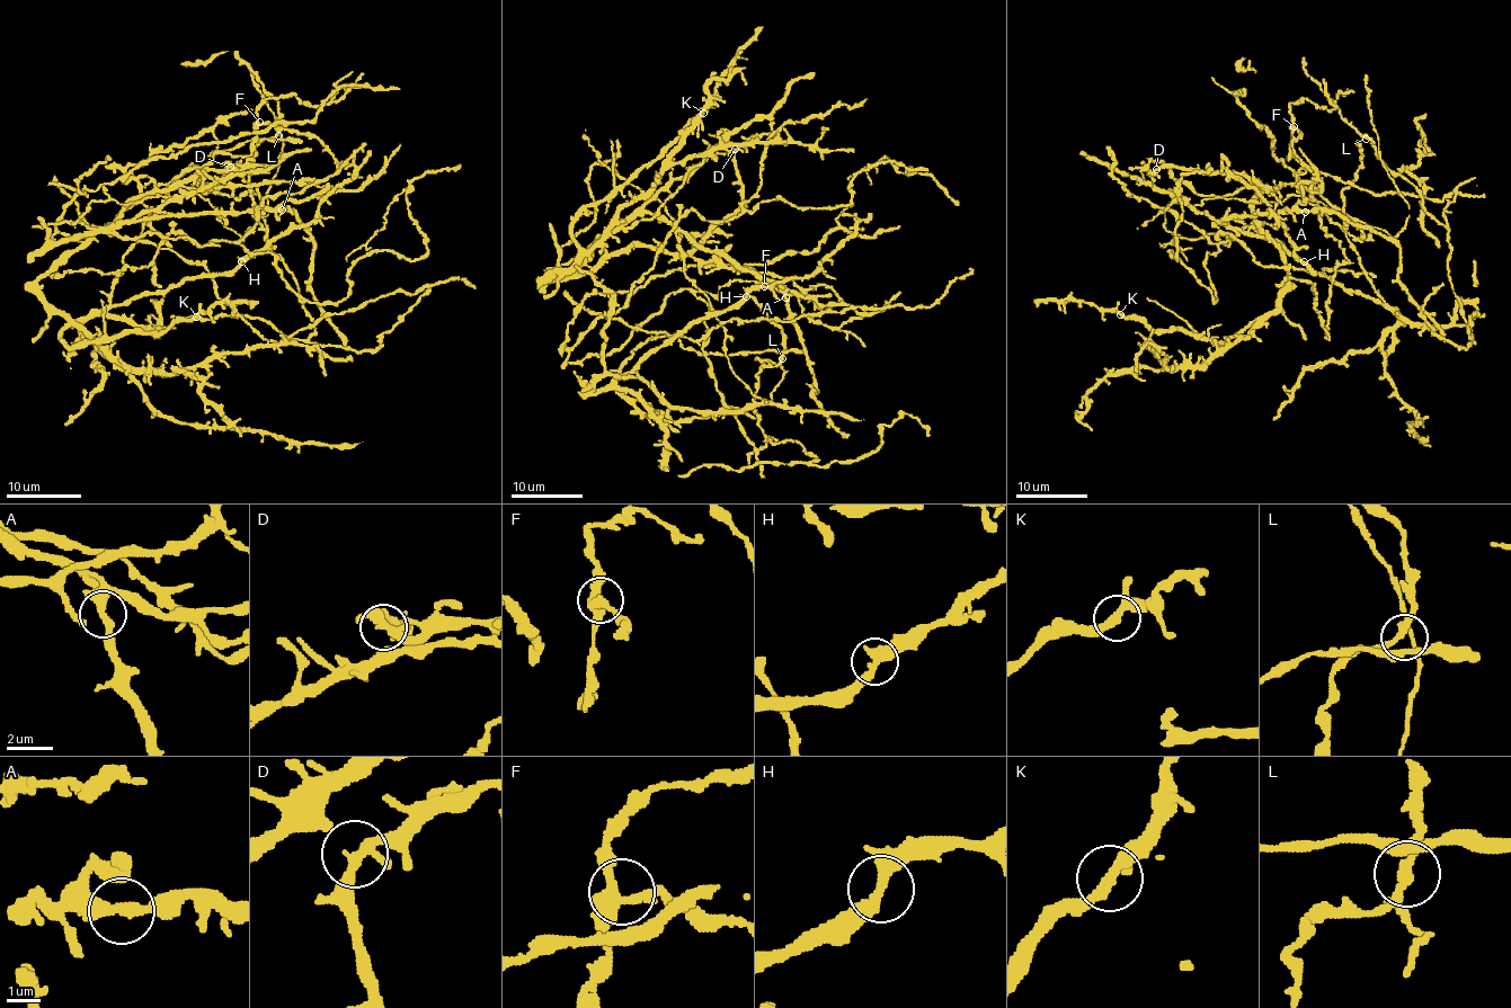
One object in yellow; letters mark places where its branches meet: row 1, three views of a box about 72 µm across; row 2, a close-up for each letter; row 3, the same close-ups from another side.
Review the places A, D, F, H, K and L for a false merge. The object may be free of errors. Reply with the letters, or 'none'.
none

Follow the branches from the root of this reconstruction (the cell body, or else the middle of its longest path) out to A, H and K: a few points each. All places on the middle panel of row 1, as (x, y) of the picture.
A: (728, 359), (725, 327), (685, 273), (677, 223), (647, 196), (645, 210), (771, 278), (785, 296)
H: (728, 359), (773, 401), (779, 350), (699, 354), (656, 336), (620, 376), (746, 296)
K: (728, 359), (652, 196), (589, 271), (550, 281), (578, 253), (584, 210), (703, 113)

